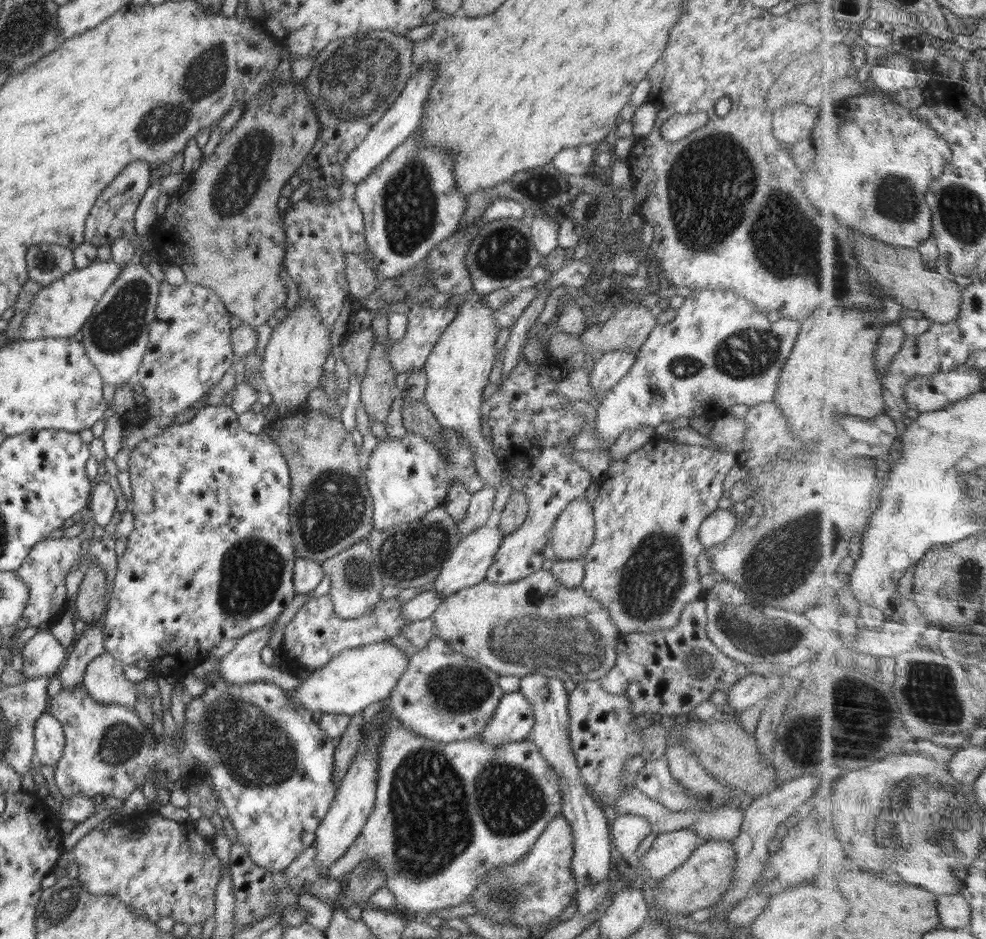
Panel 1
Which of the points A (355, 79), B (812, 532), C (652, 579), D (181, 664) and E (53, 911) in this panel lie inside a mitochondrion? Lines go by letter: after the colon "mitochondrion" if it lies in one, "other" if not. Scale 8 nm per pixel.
A: mitochondrion
B: mitochondrion
C: mitochondrion
D: other
E: mitochondrion

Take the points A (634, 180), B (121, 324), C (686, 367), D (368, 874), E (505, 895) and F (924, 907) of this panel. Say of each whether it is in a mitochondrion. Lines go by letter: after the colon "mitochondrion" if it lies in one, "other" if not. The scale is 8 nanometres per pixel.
A: other
B: mitochondrion
C: mitochondrion
D: mitochondrion
E: mitochondrion
F: other

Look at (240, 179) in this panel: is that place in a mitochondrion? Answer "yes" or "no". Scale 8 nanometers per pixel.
yes

